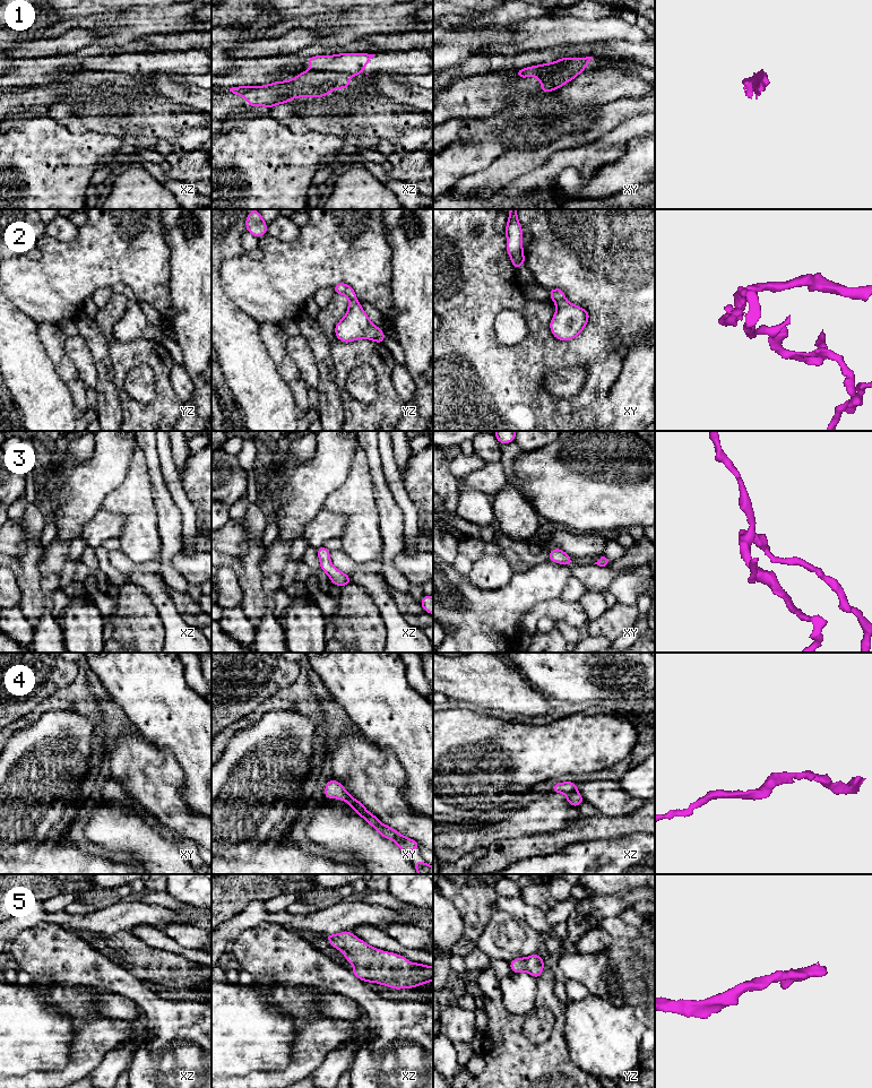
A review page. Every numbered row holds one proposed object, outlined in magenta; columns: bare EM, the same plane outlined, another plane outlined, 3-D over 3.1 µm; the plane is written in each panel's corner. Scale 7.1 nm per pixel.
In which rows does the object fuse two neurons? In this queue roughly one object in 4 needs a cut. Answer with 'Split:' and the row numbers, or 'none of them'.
Split: 1

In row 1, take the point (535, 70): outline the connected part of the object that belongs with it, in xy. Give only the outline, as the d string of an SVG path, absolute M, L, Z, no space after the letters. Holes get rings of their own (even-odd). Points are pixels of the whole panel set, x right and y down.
M562 58L562 59L560 59L560 60L555 61L555 62L553 62L553 63L544 63L544 64L539 64L539 66L533 66L533 67L527 67L527 68L524 68L524 69L519 69L519 70L516 72L516 76L517 76L518 78L525 78L525 77L538 76L538 75L541 75L541 74L546 74L546 72L550 72L550 71L559 71L559 70L561 69L560 61L561 61L561 60L571 60L571 59L573 59L573 58Z

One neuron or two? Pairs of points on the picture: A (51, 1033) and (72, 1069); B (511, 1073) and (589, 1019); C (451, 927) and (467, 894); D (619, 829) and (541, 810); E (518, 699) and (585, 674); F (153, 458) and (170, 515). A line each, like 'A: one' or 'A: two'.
A: two
B: two
C: two
D: two
E: two
F: one

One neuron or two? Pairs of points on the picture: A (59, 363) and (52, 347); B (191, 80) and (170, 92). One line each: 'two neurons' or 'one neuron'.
A: one neuron
B: two neurons

